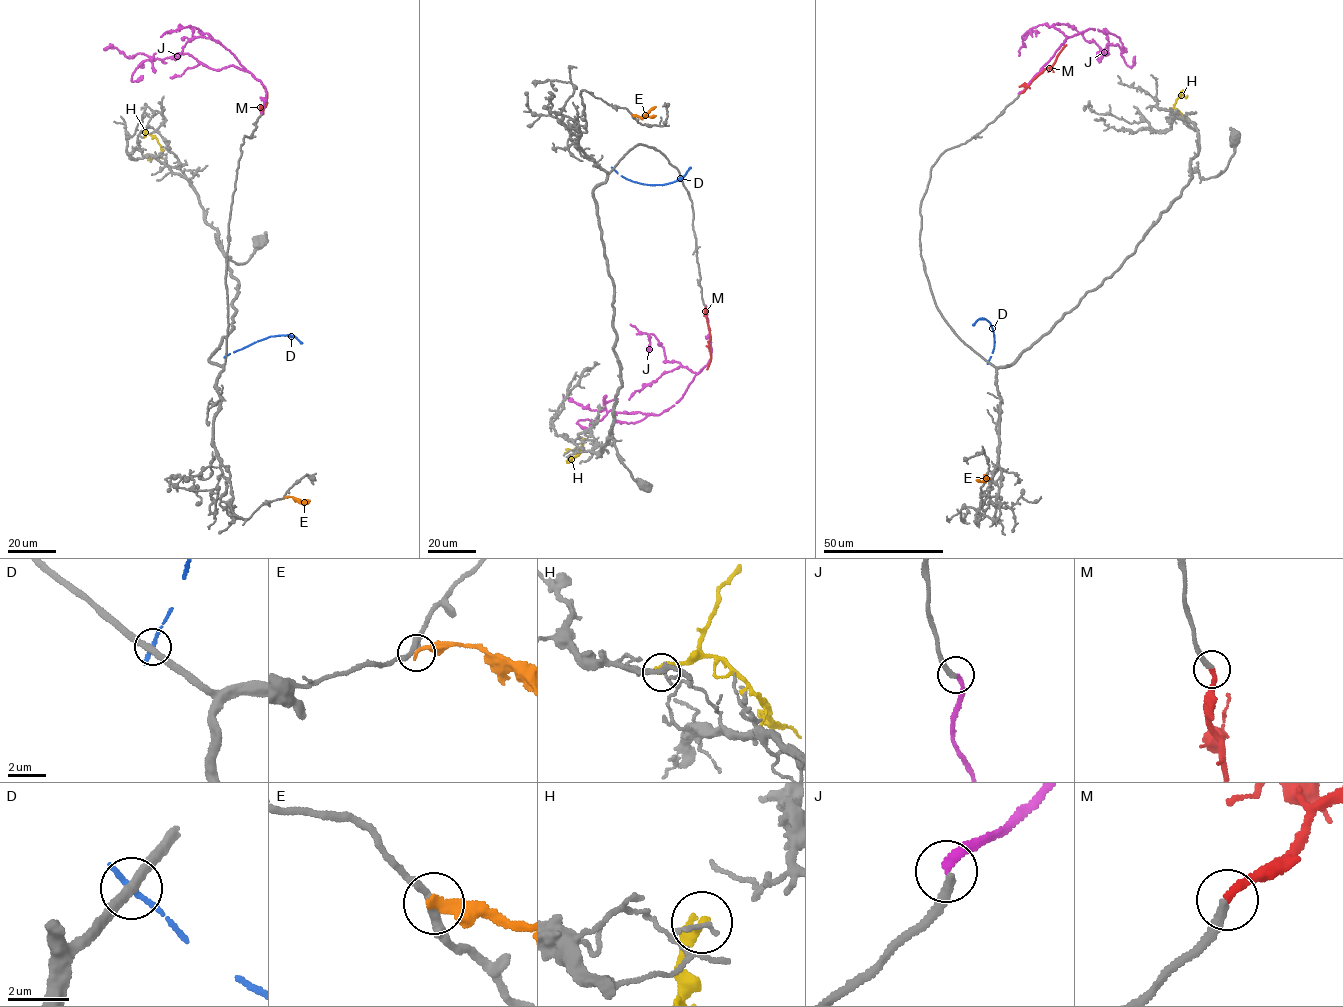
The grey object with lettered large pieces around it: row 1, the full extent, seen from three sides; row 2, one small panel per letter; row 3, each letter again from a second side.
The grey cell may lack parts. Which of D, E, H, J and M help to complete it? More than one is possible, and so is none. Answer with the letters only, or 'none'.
M

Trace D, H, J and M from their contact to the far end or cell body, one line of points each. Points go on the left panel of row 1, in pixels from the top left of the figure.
D: (225, 356), (271, 336), (292, 335), (302, 343)
H: (163, 150), (157, 139), (145, 133), (143, 137), (146, 136)
J: (261, 114), (265, 88), (232, 65), (216, 70), (188, 53), (161, 59), (103, 49)
M: (261, 114), (267, 92), (261, 83)

